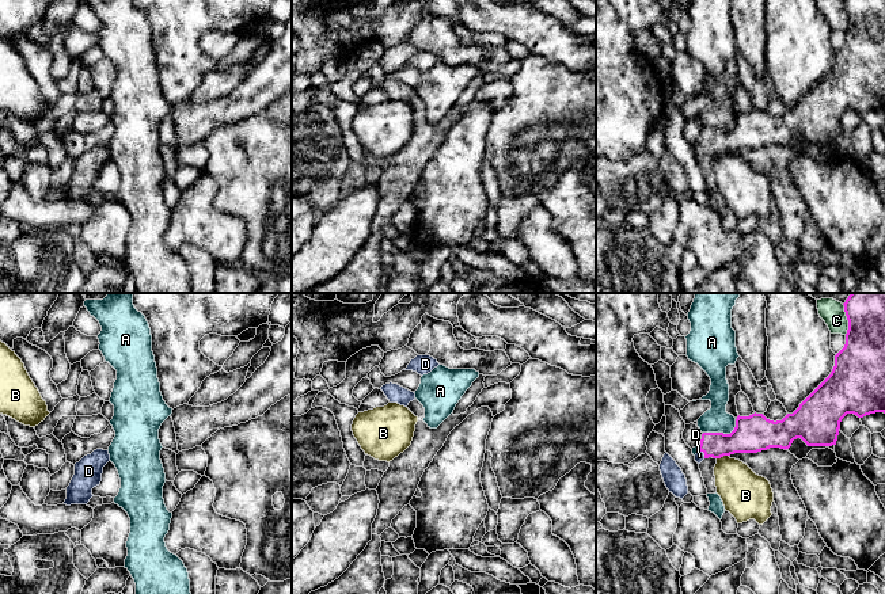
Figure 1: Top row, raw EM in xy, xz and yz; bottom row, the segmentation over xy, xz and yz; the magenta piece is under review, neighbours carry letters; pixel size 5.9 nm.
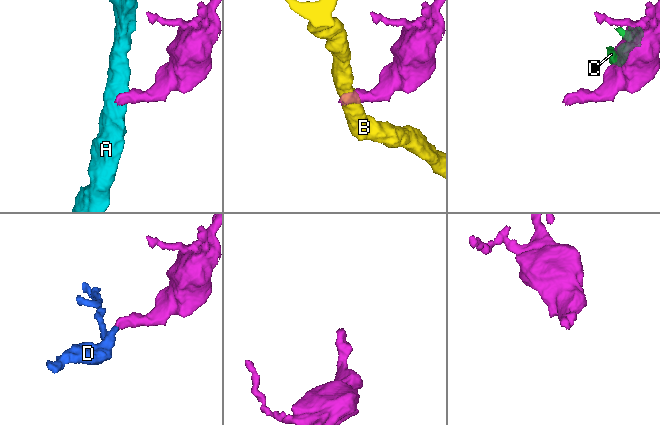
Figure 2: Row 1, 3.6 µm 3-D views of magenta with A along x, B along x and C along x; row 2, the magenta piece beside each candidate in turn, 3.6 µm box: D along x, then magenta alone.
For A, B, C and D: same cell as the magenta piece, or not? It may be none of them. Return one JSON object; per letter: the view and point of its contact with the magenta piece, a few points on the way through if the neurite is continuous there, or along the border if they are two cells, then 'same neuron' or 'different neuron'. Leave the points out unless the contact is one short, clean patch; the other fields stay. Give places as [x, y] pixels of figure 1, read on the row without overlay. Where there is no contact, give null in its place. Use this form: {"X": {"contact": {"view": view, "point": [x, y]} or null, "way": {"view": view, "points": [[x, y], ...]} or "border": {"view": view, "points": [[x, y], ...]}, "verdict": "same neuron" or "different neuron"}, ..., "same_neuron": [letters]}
{"A": {"contact": {"view": "yz", "point": [722, 129]}, "border": {"view": "yz", "points": [[736, 115], [736, 122], [729, 129], [703, 129]]}, "verdict": "different neuron"}, "B": {"contact": {"view": "yz", "point": [722, 152]}, "border": {"view": "yz", "points": [[728, 151], [717, 155]]}, "verdict": "different neuron"}, "C": {"contact": {"view": "yz", "point": [847, 15]}, "verdict": "different neuron"}, "D": {"contact": {"view": "yz", "point": [703, 148]}, "way": {"view": "yz", "points": [[743, 136], [711, 141], [703, 148], [699, 152]]}, "verdict": "same neuron"}, "same_neuron": ["D"]}

